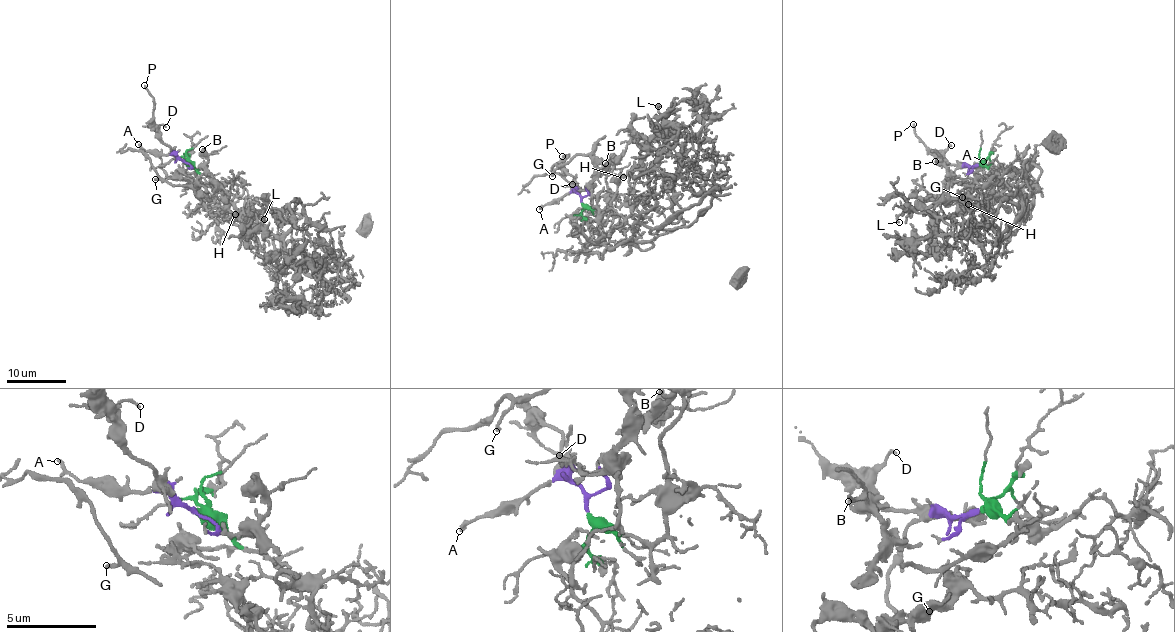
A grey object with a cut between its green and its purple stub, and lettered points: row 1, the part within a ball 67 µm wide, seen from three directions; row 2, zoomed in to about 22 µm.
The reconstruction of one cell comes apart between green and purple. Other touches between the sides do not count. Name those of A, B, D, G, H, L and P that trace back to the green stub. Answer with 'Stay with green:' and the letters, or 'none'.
Stay with green: B, G, H, L

